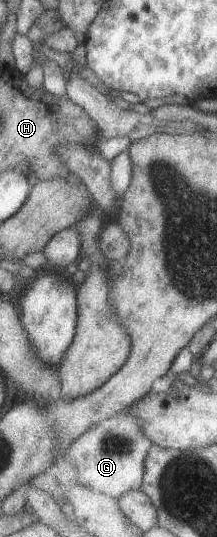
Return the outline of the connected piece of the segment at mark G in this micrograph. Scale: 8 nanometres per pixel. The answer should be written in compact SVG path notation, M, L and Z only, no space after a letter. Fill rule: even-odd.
M128 409L83 433L71 445L67 457L78 468L77 480L84 487L119 498L132 490L141 489L145 461L153 445L153 441L131 415L131 409Z

